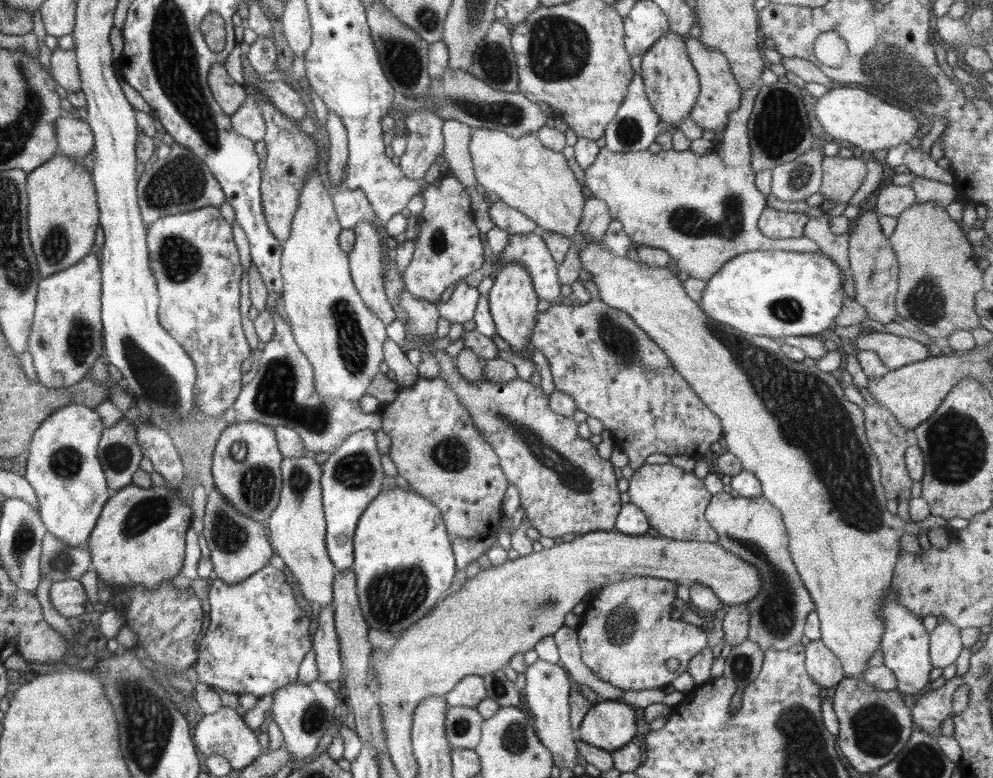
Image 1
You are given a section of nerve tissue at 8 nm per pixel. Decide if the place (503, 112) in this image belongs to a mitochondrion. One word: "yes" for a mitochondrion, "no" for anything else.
yes

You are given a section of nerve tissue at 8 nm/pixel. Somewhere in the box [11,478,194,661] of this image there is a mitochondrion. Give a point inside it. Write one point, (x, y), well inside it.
(145, 513)

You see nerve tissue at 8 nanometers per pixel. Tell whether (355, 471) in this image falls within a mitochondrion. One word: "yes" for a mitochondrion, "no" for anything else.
yes

